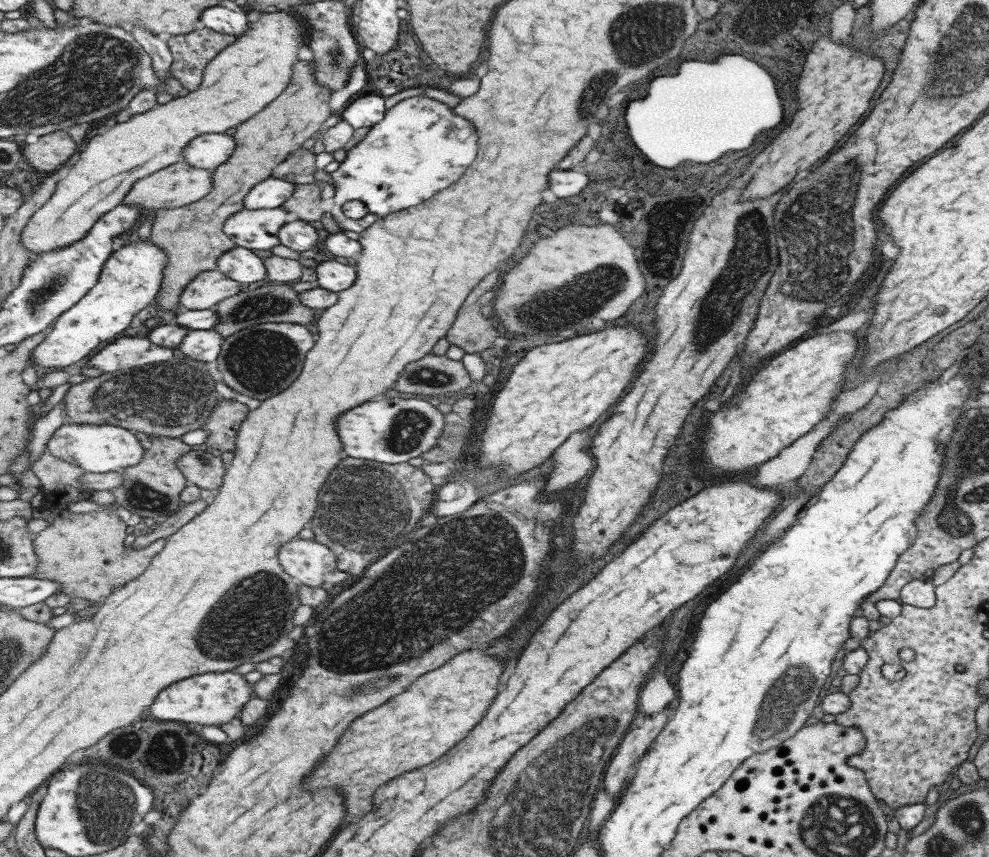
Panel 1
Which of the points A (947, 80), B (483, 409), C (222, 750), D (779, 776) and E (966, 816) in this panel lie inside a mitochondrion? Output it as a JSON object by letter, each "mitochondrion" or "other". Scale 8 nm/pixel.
{"A":"mitochondrion","B":"other","C":"other","D":"other","E":"mitochondrion"}

